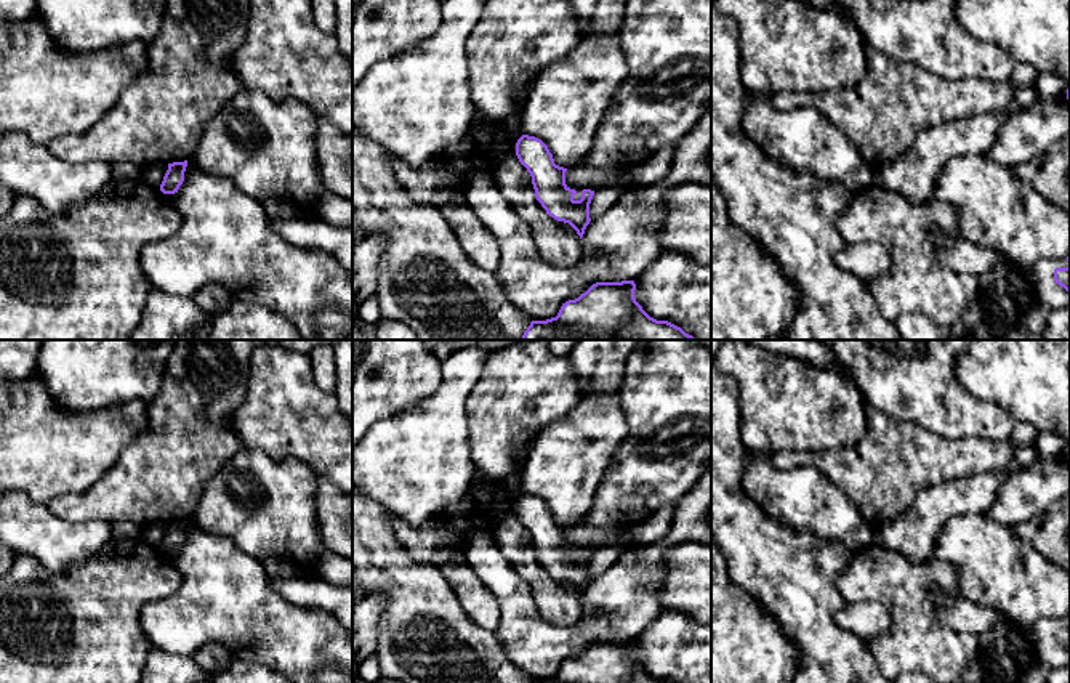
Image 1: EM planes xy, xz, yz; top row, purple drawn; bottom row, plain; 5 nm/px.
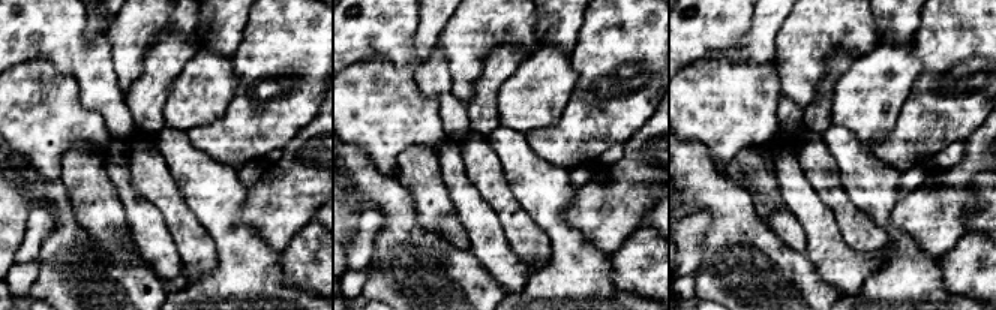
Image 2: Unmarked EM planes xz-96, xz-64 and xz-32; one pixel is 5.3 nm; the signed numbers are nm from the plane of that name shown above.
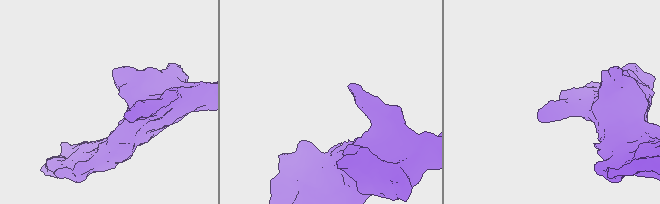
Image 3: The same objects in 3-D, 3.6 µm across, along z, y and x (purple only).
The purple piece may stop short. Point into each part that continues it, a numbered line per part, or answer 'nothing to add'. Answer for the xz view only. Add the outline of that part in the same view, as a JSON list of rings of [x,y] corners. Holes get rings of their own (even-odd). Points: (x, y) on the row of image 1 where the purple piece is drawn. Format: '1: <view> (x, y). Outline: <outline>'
nothing to add

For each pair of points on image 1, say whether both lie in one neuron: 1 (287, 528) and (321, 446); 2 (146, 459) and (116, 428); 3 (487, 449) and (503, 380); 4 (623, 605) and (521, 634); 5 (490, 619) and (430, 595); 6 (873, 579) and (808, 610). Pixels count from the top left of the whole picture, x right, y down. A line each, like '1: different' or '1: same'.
1: different
2: different
3: same
4: same
5: different
6: different

